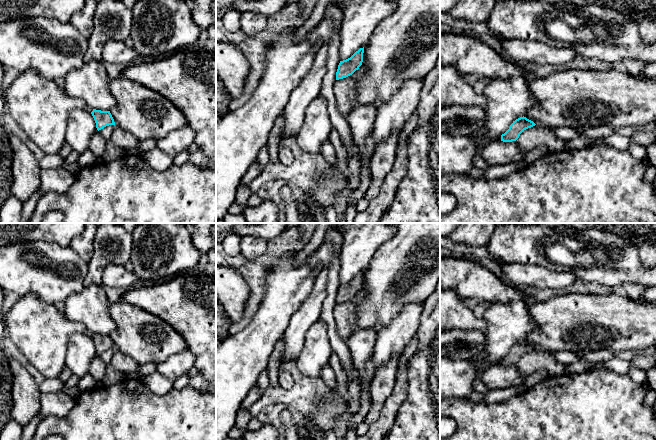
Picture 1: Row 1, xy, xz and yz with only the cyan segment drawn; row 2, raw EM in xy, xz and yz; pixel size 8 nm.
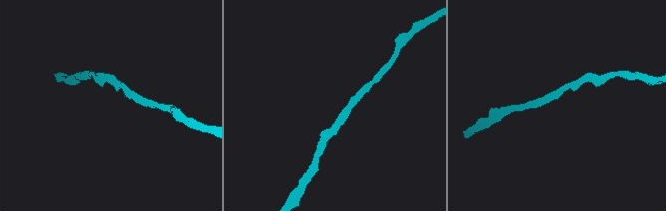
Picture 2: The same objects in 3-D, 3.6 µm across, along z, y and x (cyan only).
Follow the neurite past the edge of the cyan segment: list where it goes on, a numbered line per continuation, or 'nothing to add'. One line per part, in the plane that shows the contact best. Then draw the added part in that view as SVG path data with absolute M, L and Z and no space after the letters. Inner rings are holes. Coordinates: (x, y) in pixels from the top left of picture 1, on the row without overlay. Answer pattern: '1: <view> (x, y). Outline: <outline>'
1: xz (339, 346). Outline: M334 226L328 227L326 230L325 241L330 242L335 249L335 258L328 267L328 279L326 297L322 304L321 319L323 319L328 326L328 337L332 350L339 356L343 368L346 372L353 373L352 355L346 344L337 332L336 322L334 319L333 310L336 305L336 296L339 284L340 273L340 251L342 248L342 235Z

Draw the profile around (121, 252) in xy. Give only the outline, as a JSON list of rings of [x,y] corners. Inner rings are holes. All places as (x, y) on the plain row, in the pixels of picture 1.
[[[121,224],[98,225],[85,285],[98,285],[102,282],[102,272],[106,266],[111,263],[124,266],[130,261],[132,251],[132,234],[128,233]]]

